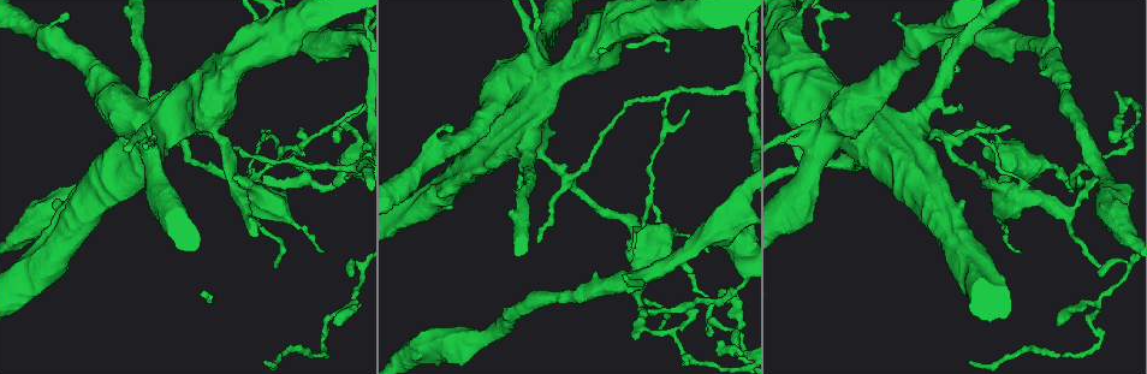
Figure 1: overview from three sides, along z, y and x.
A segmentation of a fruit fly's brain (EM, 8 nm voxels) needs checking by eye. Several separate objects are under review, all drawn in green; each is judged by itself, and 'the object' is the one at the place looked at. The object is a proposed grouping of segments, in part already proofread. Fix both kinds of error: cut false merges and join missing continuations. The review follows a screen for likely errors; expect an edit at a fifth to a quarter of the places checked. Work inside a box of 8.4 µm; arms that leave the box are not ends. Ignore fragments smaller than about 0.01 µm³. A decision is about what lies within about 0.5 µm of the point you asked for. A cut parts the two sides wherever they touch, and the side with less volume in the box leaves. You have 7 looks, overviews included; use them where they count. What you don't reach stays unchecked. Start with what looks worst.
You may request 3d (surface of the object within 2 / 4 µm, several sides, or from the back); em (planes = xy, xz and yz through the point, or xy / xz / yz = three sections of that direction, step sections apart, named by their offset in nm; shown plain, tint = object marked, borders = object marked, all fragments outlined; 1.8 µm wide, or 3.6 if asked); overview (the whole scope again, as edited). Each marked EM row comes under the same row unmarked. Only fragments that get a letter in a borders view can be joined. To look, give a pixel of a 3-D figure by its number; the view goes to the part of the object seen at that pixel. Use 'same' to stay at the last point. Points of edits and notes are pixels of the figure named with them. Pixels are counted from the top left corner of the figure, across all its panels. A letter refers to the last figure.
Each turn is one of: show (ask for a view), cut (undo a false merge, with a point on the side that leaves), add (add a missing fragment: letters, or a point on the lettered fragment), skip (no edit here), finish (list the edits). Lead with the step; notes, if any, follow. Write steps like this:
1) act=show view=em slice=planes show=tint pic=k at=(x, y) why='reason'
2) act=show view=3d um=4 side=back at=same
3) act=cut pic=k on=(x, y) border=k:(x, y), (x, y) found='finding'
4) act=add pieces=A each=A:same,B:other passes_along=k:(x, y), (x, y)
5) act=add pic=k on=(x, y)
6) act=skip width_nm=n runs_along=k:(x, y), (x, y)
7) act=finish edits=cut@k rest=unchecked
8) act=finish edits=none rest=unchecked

act=show view=3d um=2 pic=1 at=(945, 136) why='calibre changes'

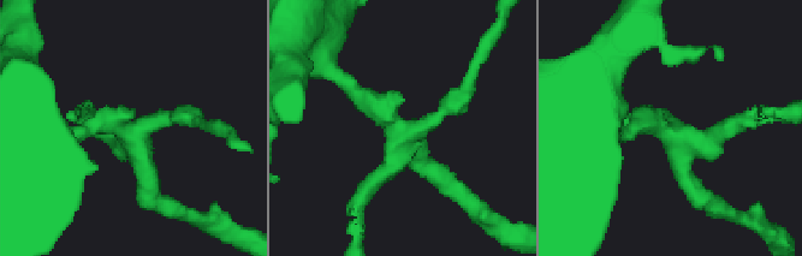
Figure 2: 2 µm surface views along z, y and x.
act=show view=em slice=planes show=borders pic=2 at=(134, 130) arms=4 why='shape alone is not enough'

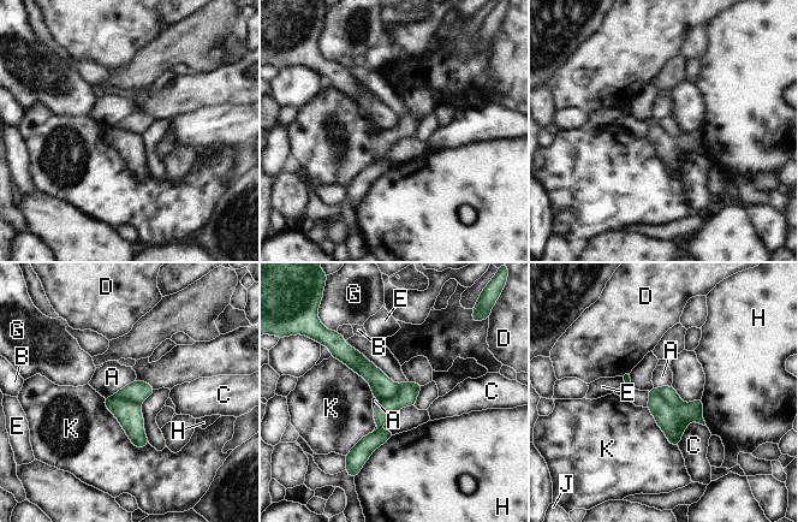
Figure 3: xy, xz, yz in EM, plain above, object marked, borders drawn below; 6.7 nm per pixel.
act=cut pic=3 on=(667, 393) each=A:other,B:other,C:other,D:other,E:other,G:other,H:other,J:other,K:other found='two neurons meet here'

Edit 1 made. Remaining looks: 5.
act=show view=overview

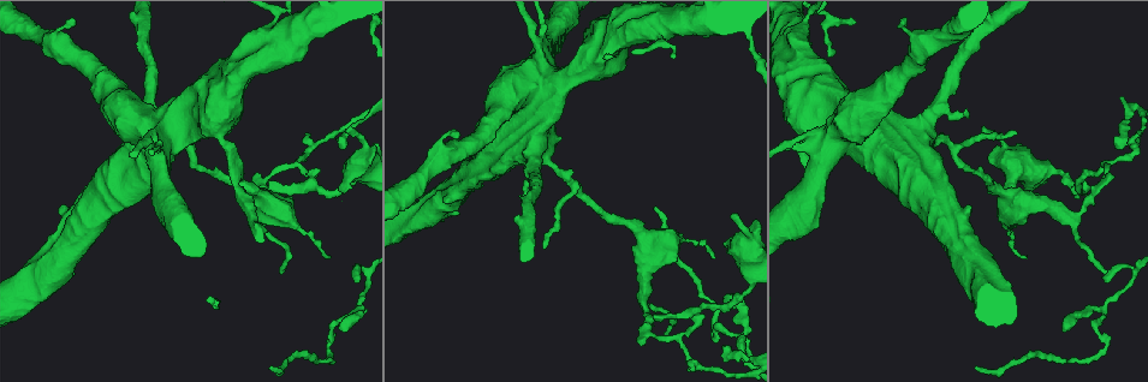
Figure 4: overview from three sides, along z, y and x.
act=show view=em slice=yz step=16 show=tint pic=4 at=(545, 74) why='thick turns thin'

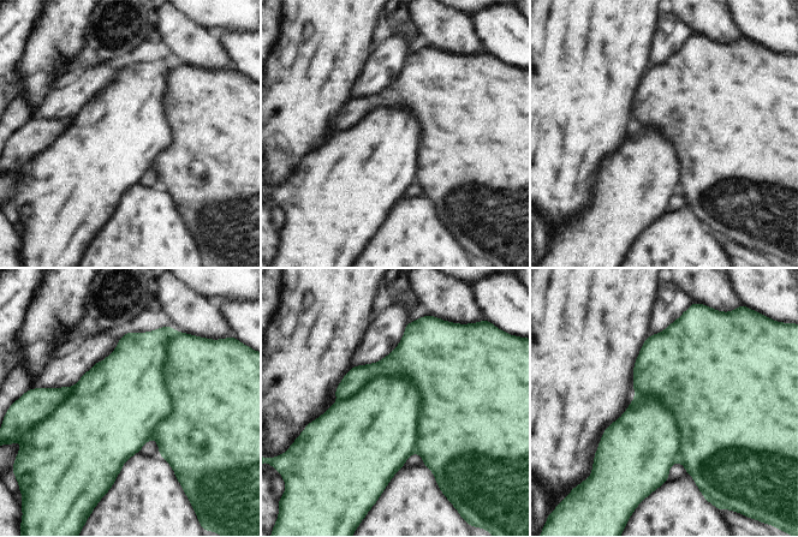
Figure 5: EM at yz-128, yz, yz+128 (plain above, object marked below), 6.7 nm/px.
act=show view=em slice=planes show=tint at=same

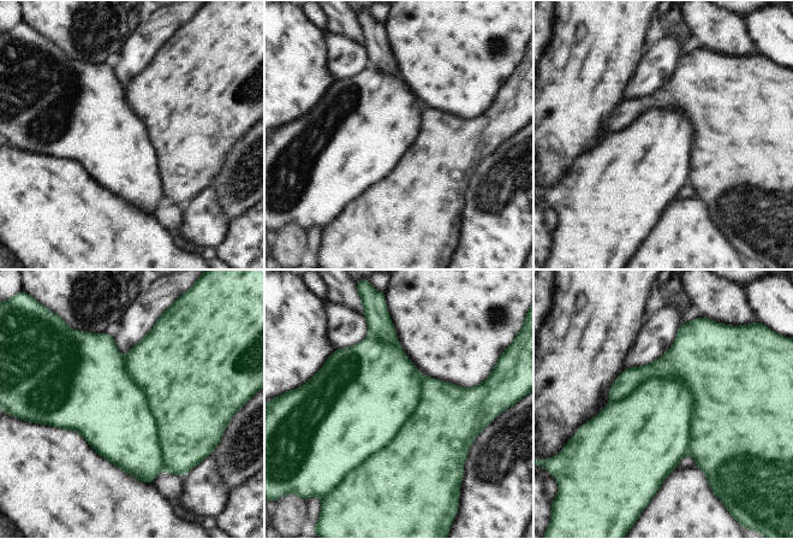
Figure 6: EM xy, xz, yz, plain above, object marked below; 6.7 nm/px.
act=show view=em slice=planes show=borders at=same why='what lies round it'

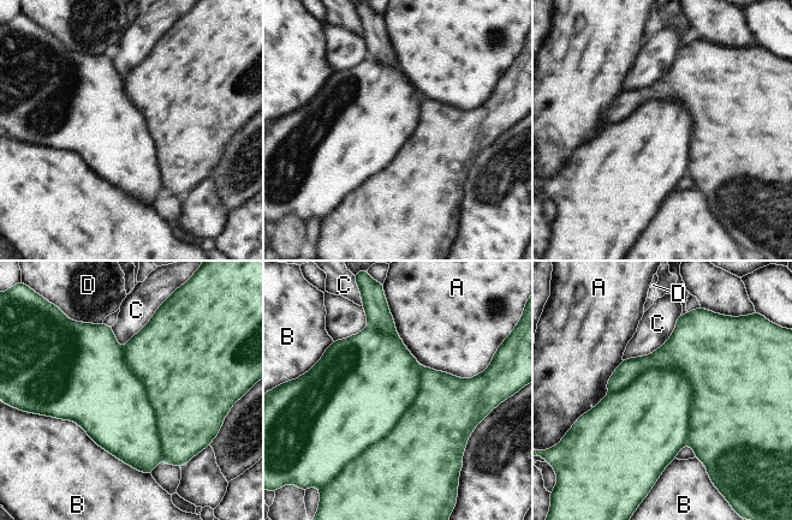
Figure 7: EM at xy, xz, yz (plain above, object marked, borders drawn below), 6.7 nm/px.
act=cut pic=7 on=(659, 402) longest_contact=B:800nm each=A:other,B:other,C:other,D:other border=7:(611, 392), (677, 370), (688, 443) found='a second neuron is stuck on'

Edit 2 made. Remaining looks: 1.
act=finish edits=cut@3,cut@7 rest=unchecked

